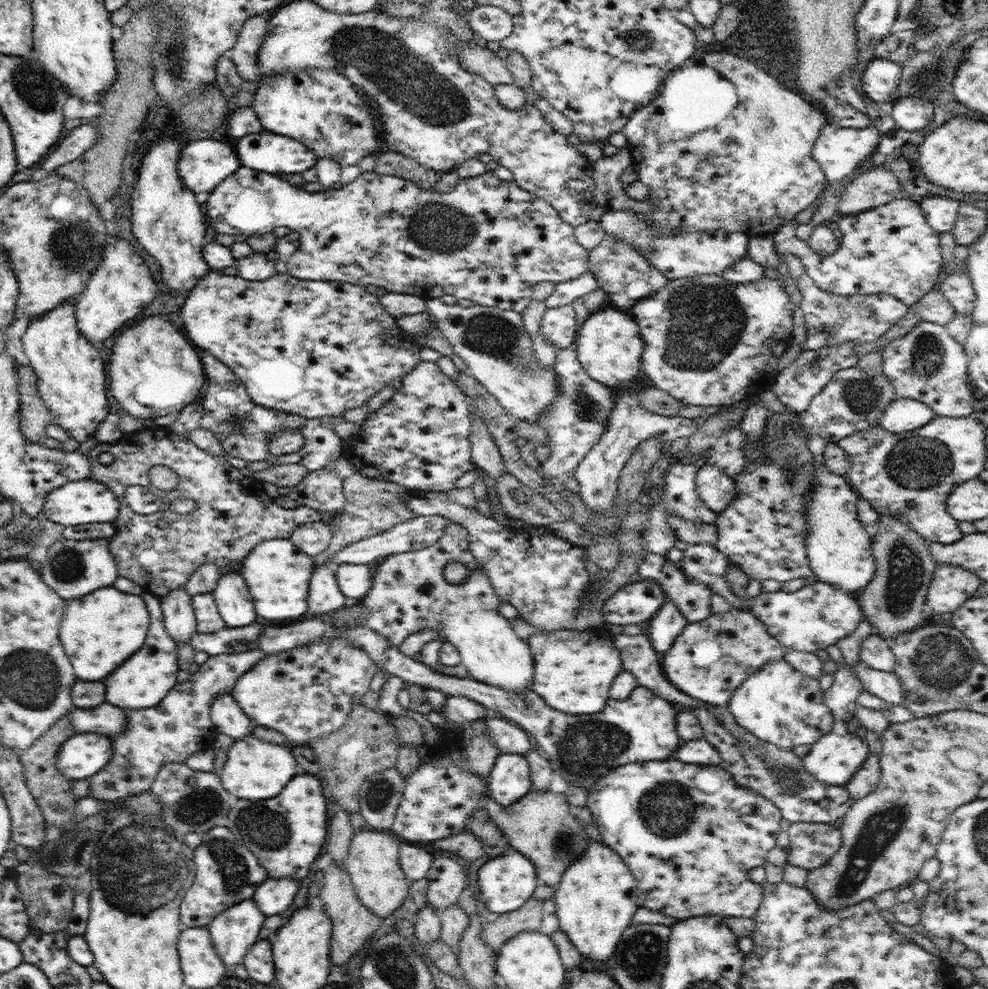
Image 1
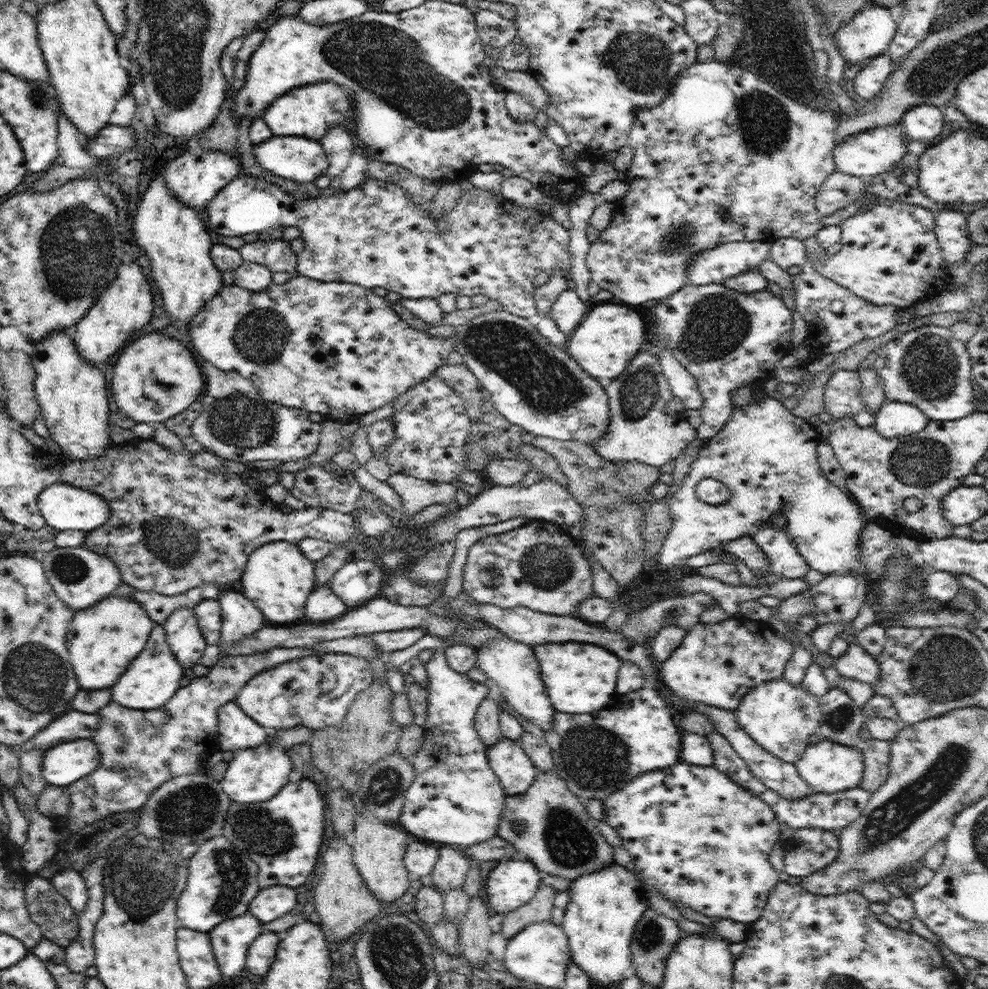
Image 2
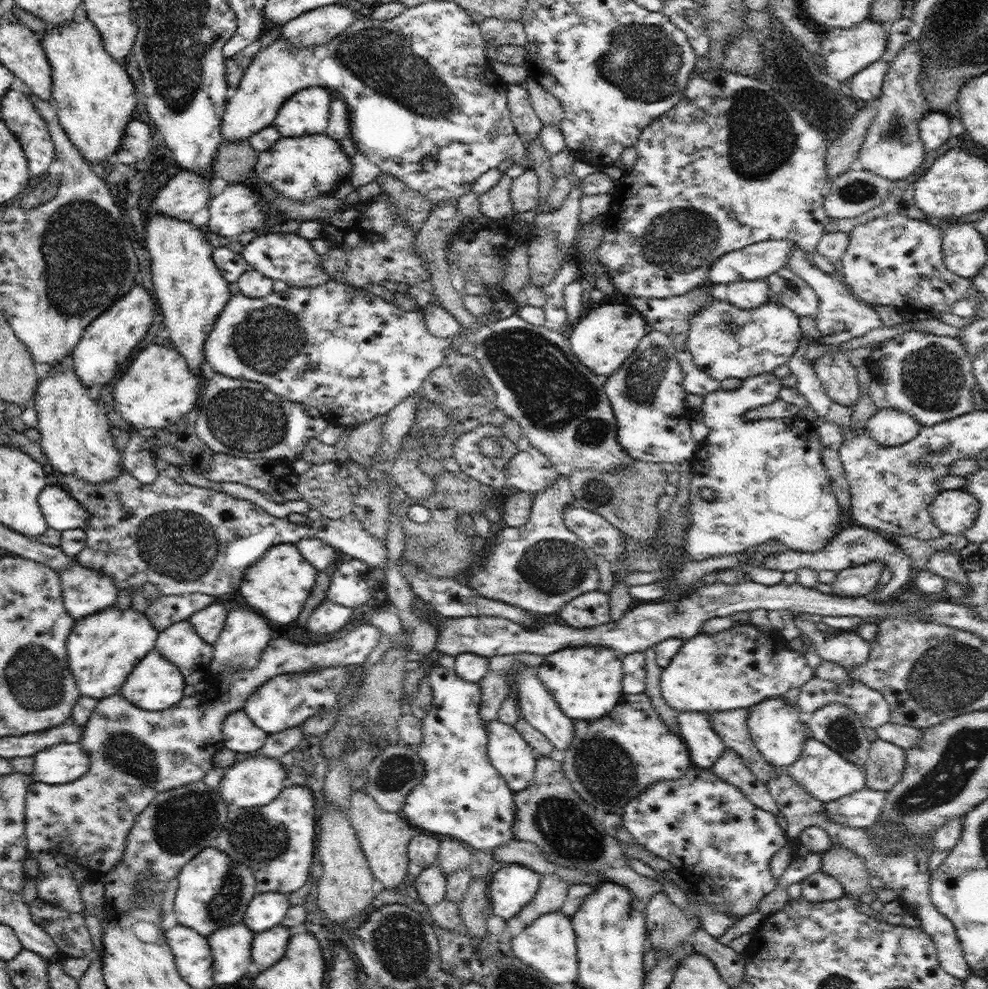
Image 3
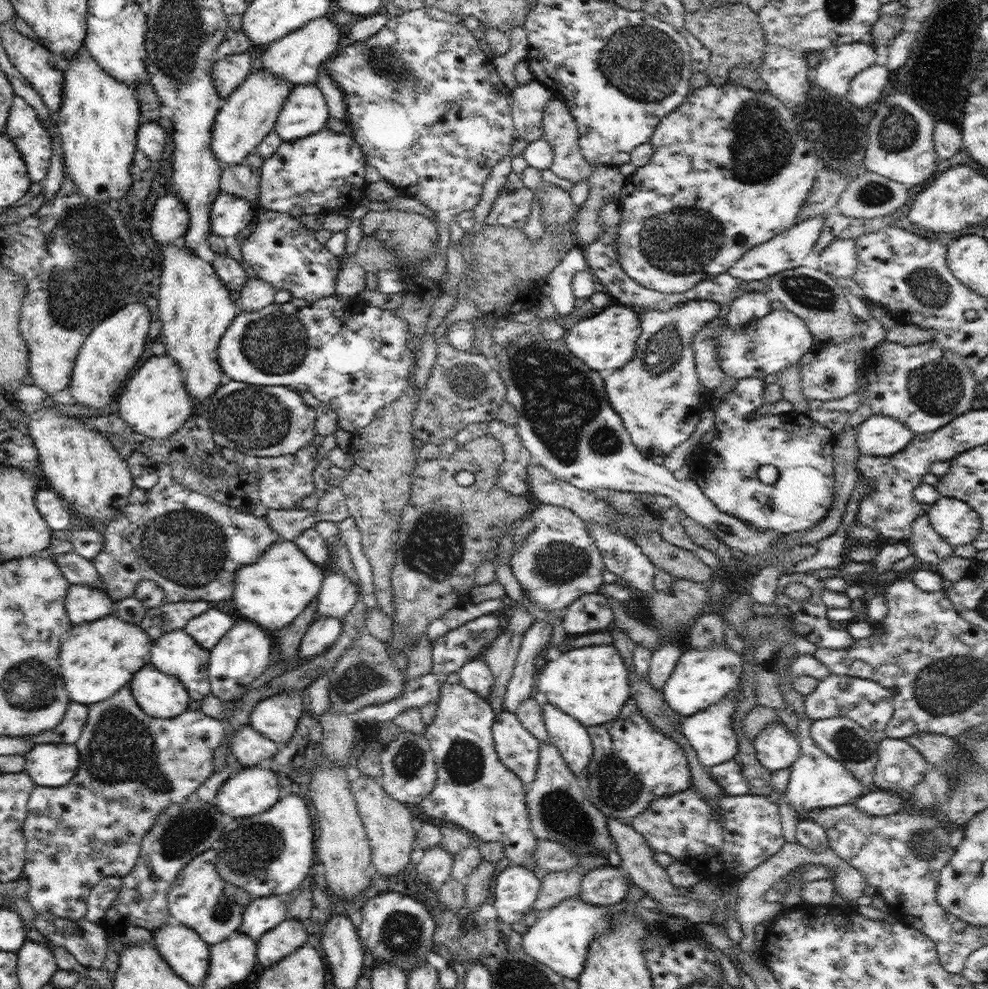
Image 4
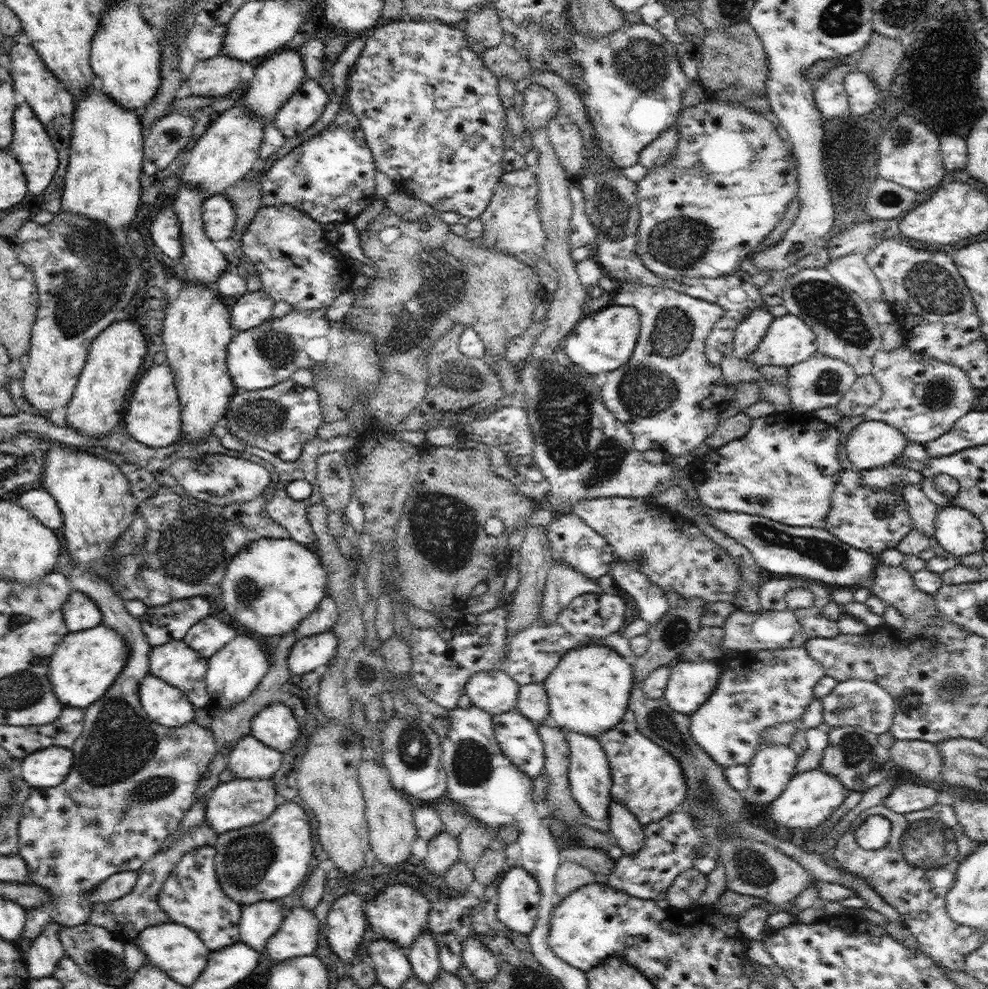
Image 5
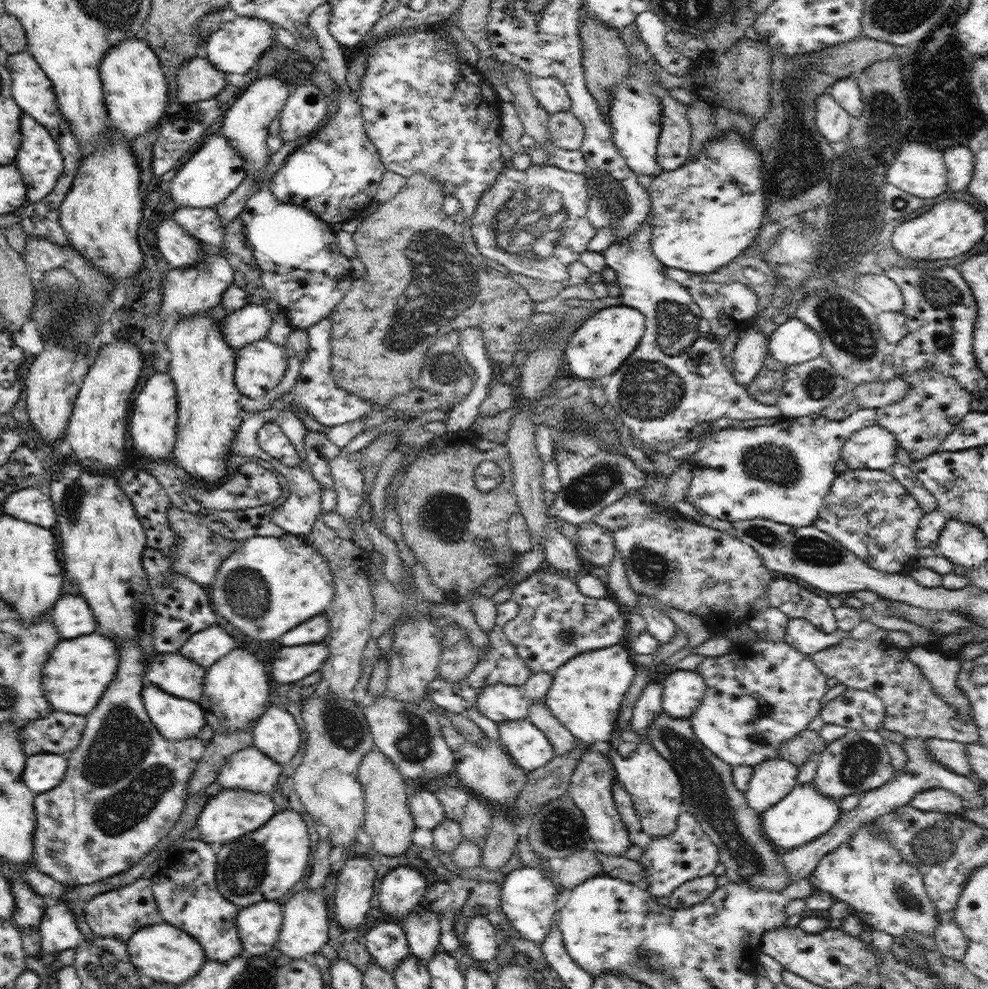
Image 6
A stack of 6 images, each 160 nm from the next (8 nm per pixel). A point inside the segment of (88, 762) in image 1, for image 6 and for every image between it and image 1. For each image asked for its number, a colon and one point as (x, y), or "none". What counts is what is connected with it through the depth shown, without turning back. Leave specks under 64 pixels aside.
2: (62, 764)
3: (59, 764)
4: (50, 765)
5: (49, 767)
6: (43, 772)

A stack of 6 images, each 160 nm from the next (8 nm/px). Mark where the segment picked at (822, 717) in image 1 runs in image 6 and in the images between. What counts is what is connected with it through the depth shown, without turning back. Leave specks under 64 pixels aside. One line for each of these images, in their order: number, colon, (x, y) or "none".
2: (781, 717)
3: (777, 728)
4: (776, 749)
5: (772, 768)
6: (771, 780)

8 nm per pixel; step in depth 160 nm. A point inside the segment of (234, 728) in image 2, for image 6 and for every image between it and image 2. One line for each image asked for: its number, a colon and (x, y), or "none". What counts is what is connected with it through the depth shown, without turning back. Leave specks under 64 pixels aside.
3: (240, 734)
4: (251, 748)
5: (249, 758)
6: (248, 769)

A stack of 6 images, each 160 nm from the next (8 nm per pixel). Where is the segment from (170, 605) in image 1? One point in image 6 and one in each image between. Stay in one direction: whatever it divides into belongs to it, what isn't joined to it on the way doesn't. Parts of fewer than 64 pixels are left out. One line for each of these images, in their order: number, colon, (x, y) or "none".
2: (182, 632)
3: (180, 643)
4: (176, 653)
5: (176, 663)
6: (172, 672)

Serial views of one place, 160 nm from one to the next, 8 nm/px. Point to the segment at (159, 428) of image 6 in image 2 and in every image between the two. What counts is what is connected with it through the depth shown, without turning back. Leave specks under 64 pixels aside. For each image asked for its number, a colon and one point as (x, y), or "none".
2: (155, 378)
3: (158, 388)
4: (155, 403)
5: (153, 418)

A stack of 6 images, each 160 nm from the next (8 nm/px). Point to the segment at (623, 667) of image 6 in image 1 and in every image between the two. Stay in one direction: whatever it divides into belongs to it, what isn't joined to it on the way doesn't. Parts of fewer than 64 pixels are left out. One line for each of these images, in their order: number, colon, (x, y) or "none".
1: (574, 669)
2: (579, 679)
3: (586, 682)
4: (591, 684)
5: (589, 691)

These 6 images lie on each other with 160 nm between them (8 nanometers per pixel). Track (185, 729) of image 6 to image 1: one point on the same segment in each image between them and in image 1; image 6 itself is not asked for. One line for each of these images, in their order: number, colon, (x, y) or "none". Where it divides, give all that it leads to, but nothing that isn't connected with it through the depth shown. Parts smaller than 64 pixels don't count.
1: (143, 681)
2: (154, 677)
3: (156, 684)
4: (159, 695)
5: (166, 704)

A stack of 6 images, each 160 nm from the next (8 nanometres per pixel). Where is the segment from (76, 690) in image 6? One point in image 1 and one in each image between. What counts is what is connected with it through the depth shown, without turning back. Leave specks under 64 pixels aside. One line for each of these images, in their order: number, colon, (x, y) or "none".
1: (100, 630)
2: (103, 639)
3: (103, 648)
4: (97, 658)
5: (84, 665)

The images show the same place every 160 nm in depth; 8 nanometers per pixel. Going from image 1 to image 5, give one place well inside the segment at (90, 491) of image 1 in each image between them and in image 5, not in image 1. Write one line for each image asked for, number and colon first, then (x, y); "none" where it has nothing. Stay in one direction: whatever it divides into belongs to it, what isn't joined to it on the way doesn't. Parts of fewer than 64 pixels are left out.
2: (65, 507)
3: (62, 511)
4: (56, 513)
5: (39, 502)

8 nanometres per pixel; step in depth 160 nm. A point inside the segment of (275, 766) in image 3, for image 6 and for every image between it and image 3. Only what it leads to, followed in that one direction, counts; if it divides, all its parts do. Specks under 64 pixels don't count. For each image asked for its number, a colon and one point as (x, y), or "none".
4: (251, 790)
5: (242, 802)
6: (232, 813)

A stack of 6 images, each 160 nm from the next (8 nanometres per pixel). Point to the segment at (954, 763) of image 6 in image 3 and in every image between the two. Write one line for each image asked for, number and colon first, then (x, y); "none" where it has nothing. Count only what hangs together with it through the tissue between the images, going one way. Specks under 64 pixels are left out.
3: (886, 762)
4: (900, 767)
5: (922, 759)

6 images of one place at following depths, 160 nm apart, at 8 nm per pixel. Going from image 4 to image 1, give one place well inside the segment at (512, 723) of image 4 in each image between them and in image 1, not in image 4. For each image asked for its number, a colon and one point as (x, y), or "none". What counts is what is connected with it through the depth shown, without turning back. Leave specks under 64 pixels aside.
1: (509, 781)
2: (509, 761)
3: (512, 757)

